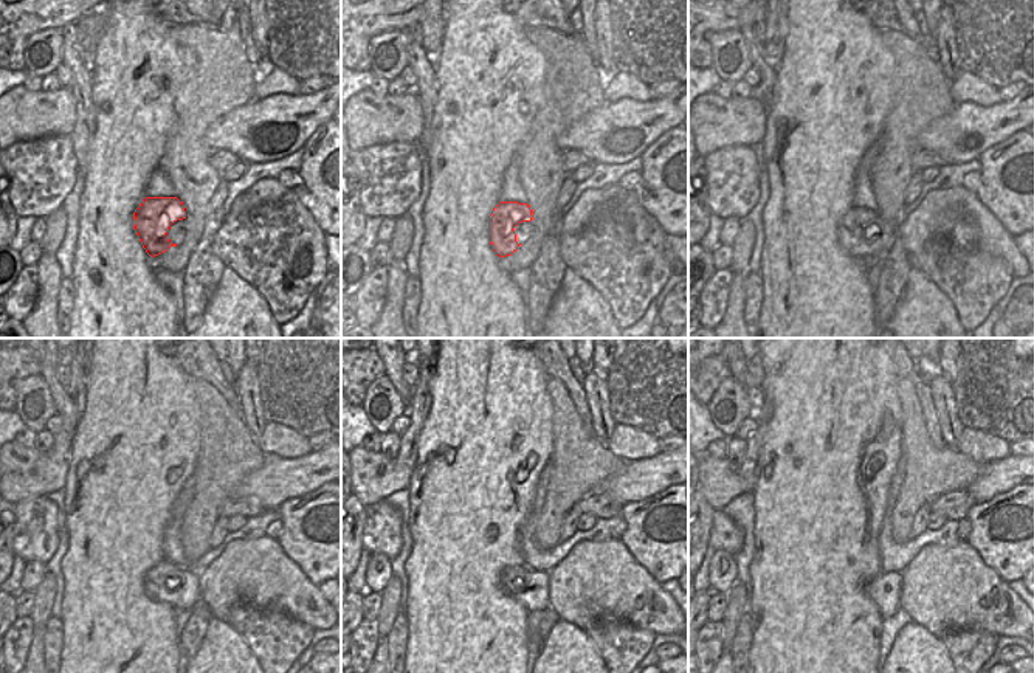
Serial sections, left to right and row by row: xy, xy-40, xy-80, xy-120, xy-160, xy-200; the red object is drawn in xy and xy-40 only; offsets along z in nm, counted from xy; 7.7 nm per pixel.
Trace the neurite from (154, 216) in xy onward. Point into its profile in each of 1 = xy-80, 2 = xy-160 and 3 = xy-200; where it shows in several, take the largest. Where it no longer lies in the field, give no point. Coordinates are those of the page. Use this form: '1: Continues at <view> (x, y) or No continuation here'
1: Continues at xy-80 (850, 227)
2: Continues at xy-160 (534, 591)
3: Continues at xy-200 (884, 590).

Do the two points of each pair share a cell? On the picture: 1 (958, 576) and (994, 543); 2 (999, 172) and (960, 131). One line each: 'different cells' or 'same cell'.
1: different cells
2: different cells

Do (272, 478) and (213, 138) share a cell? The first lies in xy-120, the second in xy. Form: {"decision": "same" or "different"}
{"decision": "same"}

